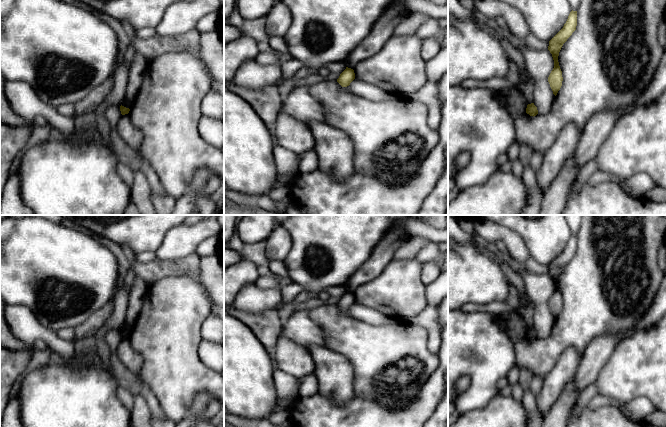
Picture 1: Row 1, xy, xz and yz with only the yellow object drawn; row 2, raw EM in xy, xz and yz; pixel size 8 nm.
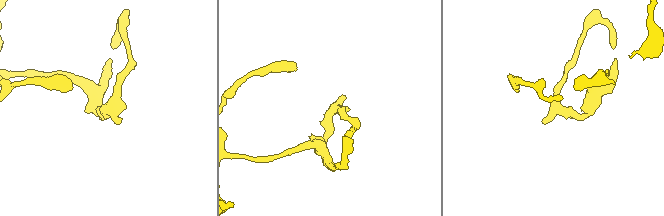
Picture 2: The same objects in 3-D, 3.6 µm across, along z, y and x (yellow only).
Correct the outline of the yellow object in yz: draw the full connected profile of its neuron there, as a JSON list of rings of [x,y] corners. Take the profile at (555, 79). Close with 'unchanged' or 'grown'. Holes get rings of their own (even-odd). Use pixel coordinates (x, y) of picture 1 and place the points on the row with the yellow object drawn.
[[[572,10],[563,28],[549,41],[548,50],[552,54],[554,60],[554,68],[548,77],[548,82],[555,96],[560,90],[563,81],[562,71],[560,69],[558,62],[559,52],[563,44],[576,30],[576,26],[577,26],[577,11]]]; unchanged

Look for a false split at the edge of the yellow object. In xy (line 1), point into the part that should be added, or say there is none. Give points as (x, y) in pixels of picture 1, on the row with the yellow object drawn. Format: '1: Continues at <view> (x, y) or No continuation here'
1: No continuation here

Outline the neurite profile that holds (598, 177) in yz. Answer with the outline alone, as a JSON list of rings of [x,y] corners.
[[[598,170],[590,176],[587,182],[590,185],[596,185],[603,182],[614,182],[618,184],[620,187],[622,187],[624,185],[624,181],[625,179],[623,178]]]

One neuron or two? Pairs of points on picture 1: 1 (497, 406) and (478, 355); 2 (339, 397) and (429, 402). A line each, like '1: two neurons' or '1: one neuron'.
1: two neurons
2: two neurons

